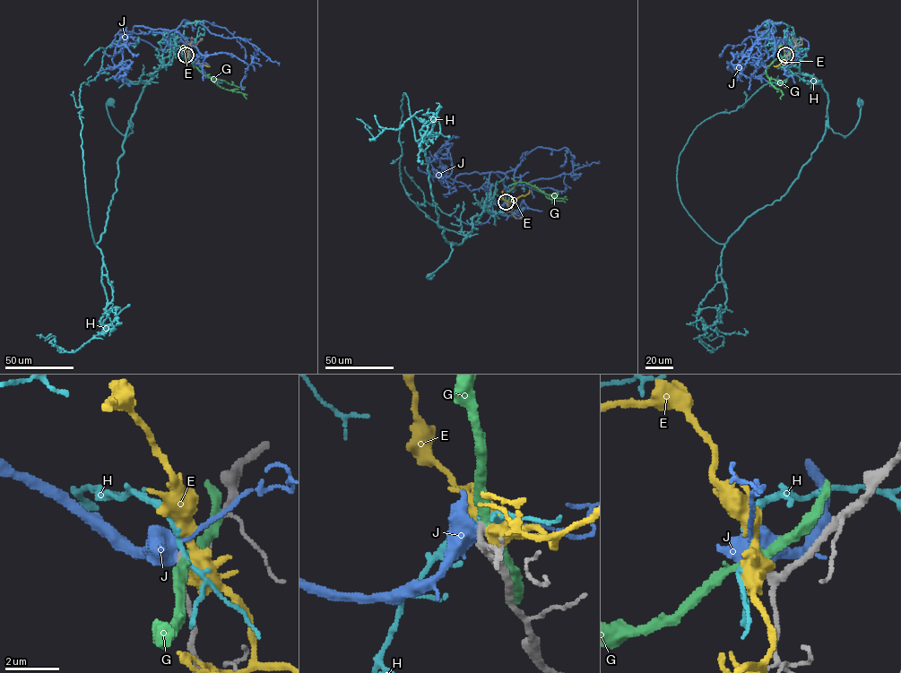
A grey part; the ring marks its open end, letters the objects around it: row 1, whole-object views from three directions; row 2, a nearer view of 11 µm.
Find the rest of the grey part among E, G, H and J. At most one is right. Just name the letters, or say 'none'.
none

